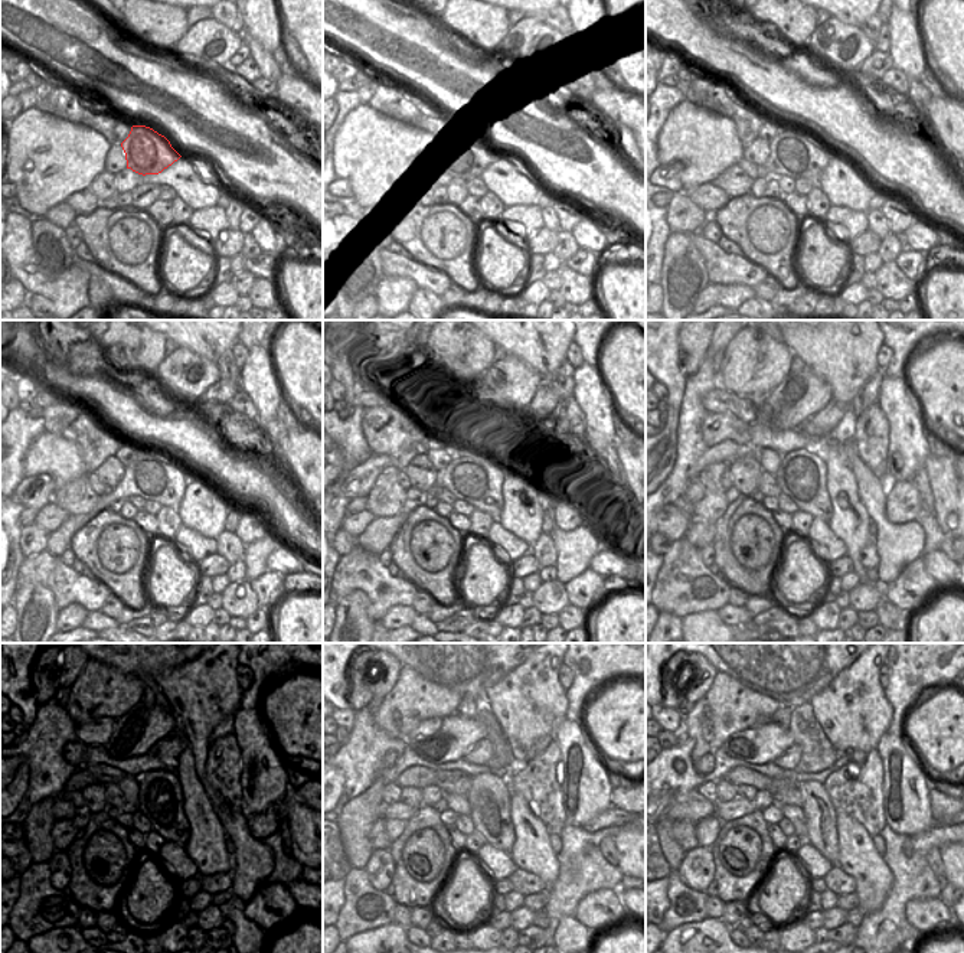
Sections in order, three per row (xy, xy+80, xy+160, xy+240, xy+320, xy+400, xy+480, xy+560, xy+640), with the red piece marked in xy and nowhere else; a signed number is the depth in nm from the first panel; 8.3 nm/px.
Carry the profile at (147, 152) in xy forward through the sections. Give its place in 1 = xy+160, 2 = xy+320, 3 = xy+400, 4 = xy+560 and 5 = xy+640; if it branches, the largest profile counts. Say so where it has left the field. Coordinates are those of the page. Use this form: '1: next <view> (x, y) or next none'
1: next xy+160 (796, 154)
2: next xy+320 (477, 477)
3: next xy+400 (801, 475)
4: next xy+560 (489, 799)
5: next xy+640 (820, 815)

